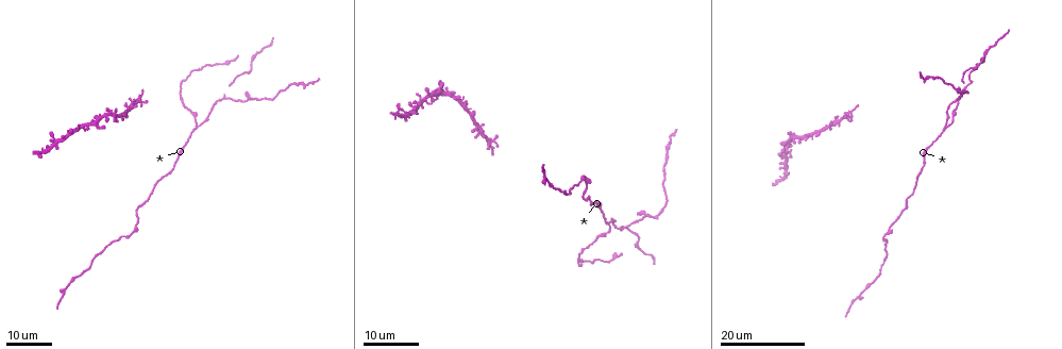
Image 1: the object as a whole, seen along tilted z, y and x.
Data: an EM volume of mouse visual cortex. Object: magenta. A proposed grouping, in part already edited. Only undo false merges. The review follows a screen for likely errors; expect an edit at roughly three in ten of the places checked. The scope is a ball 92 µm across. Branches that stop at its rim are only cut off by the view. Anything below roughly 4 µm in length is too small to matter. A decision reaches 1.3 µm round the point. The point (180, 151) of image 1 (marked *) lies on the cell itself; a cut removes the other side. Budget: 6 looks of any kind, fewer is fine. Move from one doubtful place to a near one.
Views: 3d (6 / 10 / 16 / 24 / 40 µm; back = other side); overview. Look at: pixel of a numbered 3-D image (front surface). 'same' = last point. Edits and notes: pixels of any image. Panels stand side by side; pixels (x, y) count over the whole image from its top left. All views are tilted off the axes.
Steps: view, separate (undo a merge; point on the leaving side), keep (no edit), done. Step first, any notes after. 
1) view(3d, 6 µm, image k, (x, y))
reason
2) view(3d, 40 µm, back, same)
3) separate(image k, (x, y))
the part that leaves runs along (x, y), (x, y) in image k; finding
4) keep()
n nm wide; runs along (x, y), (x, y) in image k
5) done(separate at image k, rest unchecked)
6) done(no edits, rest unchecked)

view(3d, 16 µm, image 1, (195, 127))

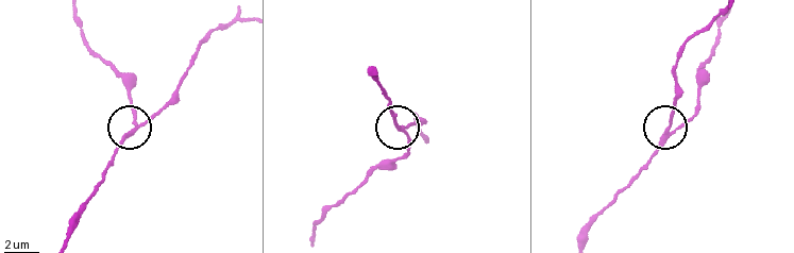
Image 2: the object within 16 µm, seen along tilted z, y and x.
view(3d, 10 µm, image 2, (405, 131))

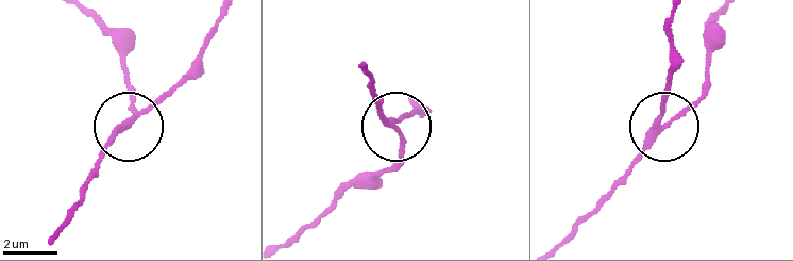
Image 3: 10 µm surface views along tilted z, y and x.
separate(image 3, (400, 146))
170 nm wide; the part that leaves runs along (120, 133), (132, 110), (127, 50), (86, 11) in image 3; two cells meet here

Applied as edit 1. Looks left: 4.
view(overview)

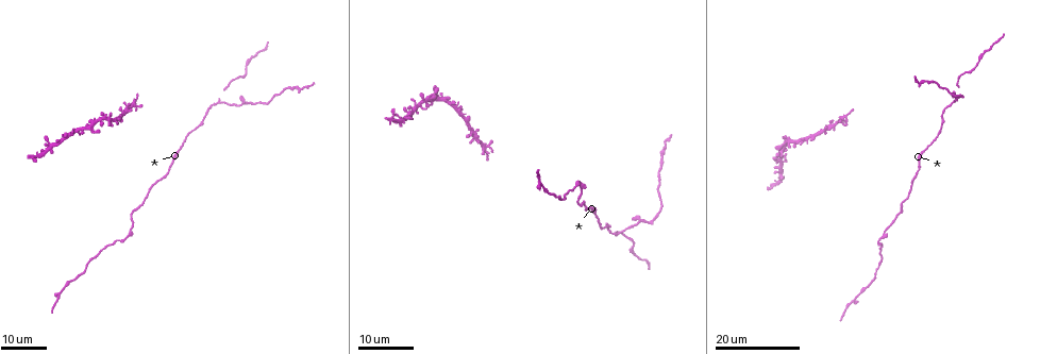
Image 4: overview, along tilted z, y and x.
view(3d, 16 µm, image 4, (219, 101))

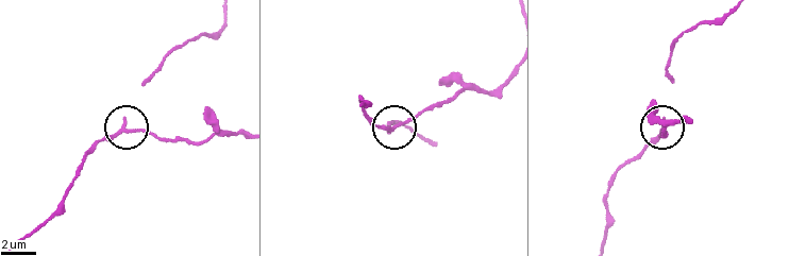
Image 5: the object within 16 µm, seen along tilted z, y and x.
view(3d, 10 µm, image 5, (391, 127))

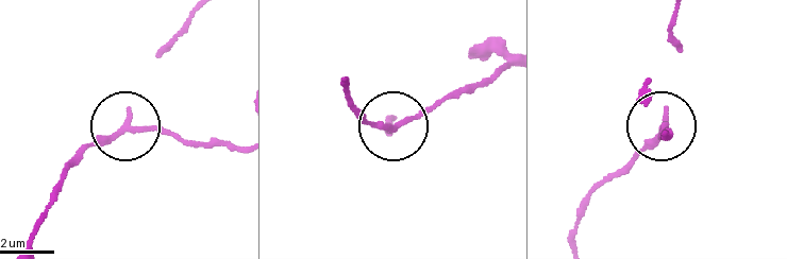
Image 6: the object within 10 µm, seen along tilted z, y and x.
separate(image 6, (152, 131))
the part that leaves runs along (116, 131), (238, 147) in image 6; a second cell is stuck on

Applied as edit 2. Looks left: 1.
done(separate at image 3, separate at image 6, rest unchecked)

